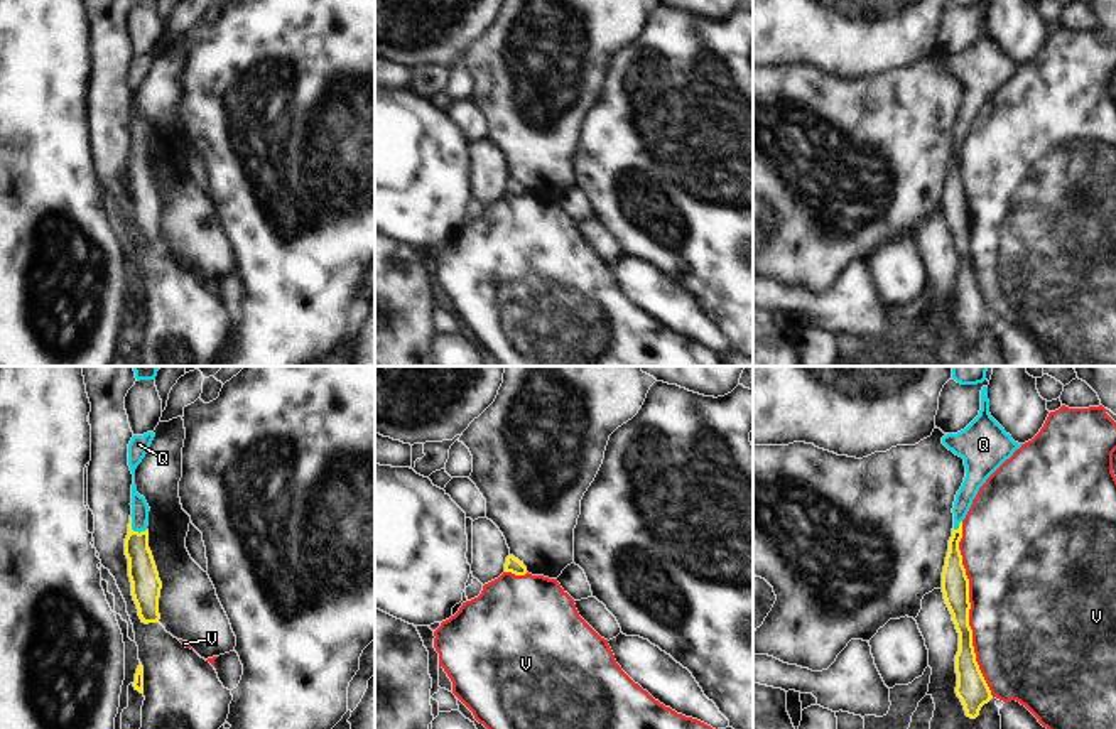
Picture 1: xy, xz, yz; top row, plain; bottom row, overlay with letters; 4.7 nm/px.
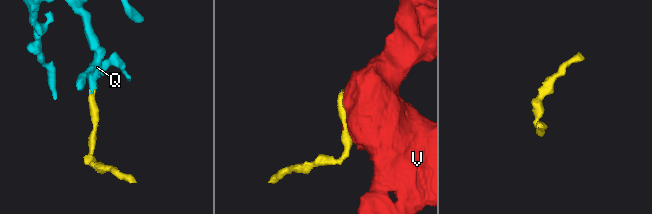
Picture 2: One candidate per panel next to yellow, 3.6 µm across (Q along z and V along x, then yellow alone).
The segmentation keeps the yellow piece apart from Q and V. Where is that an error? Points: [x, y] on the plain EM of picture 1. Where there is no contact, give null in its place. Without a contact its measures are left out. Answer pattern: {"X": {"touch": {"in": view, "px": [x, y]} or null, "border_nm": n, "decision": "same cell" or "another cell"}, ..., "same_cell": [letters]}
{"Q": {"touch": {"in": "xy", "px": [130, 151]}, "border_nm": 110, "decision": "same cell"}, "V": {"touch": {"in": "yz", "px": [969, 230]}, "border_nm": 850, "decision": "another cell"}, "same_cell": ["Q"]}

